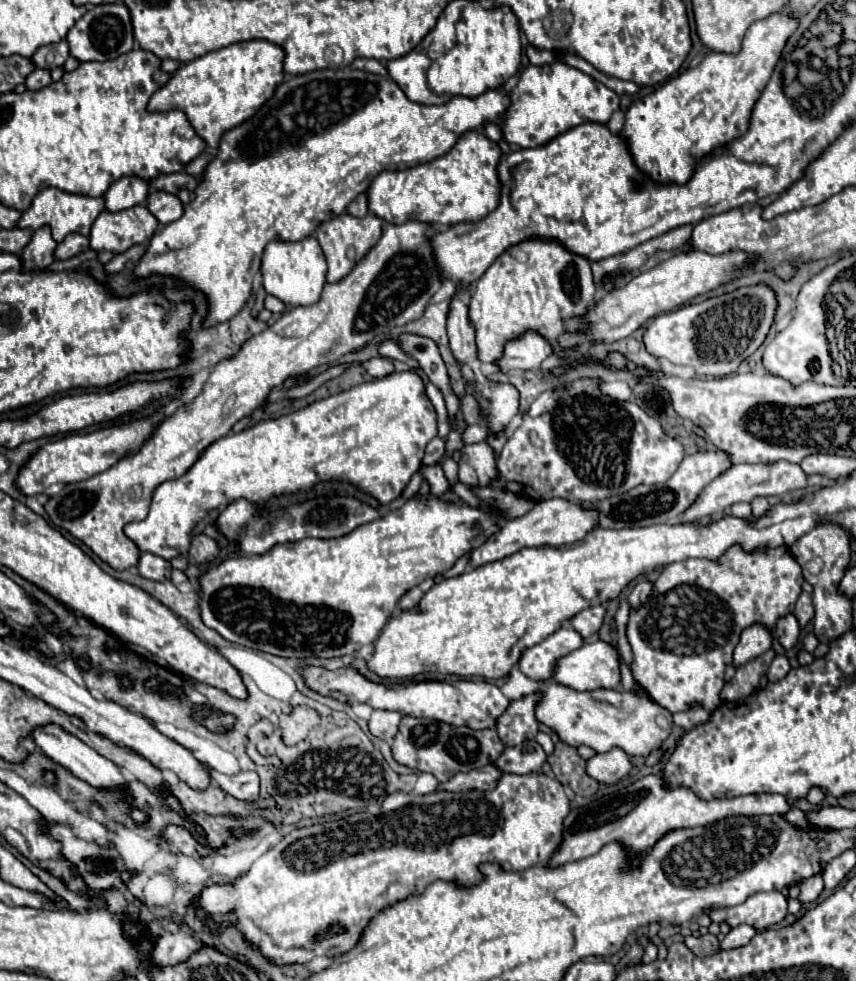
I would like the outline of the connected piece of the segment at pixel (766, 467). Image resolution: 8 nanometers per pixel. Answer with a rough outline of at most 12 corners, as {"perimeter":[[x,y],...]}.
{"perimeter":[[735,464],[701,492],[683,522],[735,502],[807,488],[799,464]]}

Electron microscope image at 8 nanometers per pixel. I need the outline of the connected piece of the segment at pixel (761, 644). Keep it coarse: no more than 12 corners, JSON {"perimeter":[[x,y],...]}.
{"perimeter":[[753,624],[733,654],[739,668],[771,648],[771,632]]}

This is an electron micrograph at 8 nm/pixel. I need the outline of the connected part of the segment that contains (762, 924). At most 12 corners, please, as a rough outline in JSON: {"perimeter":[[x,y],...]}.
{"perimeter":[[759,892],[739,906],[711,910],[717,924],[761,932],[787,916],[781,892]]}

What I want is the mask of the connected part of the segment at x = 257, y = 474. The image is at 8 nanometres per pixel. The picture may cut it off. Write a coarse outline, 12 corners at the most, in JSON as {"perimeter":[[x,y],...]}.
{"perimeter":[[419,374],[261,420],[163,482],[141,552],[211,510],[349,482],[399,498],[437,436]]}

